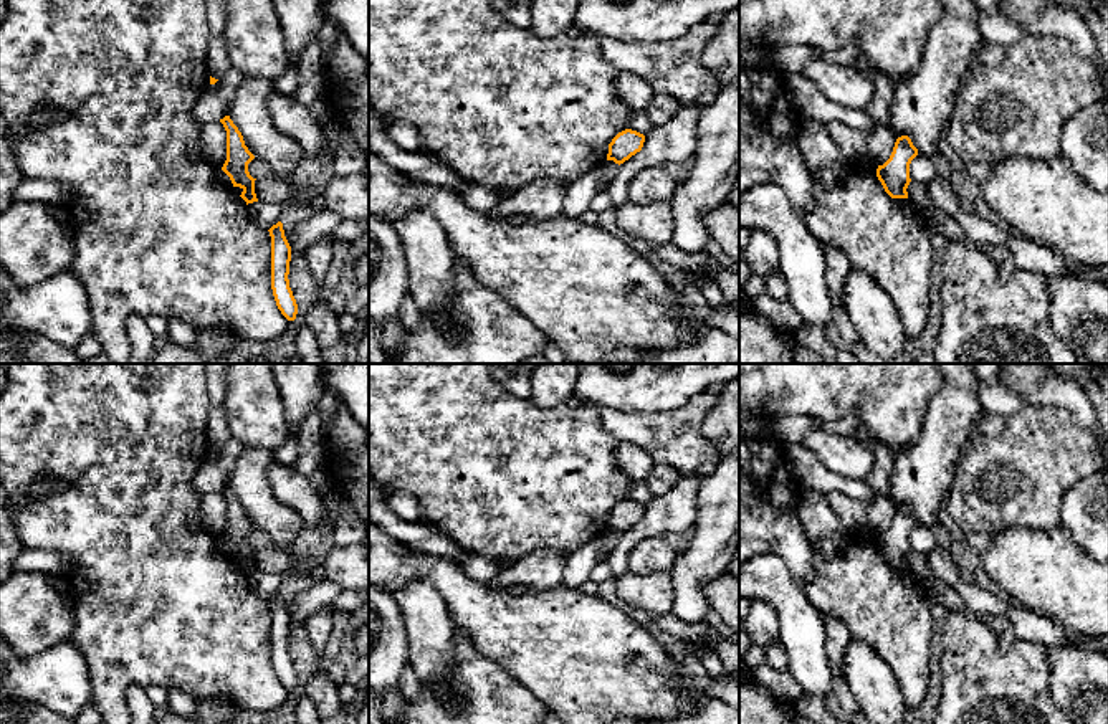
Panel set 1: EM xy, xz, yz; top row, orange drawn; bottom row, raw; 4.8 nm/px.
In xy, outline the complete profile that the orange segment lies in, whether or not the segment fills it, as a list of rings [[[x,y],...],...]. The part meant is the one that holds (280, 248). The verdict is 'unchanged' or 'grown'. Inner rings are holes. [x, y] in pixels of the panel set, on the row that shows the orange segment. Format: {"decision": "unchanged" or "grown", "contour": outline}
{"decision": "unchanged", "contour": [[[278,221],[270,230],[271,236],[271,289],[278,309],[288,321],[294,321],[298,304],[289,288],[291,246],[284,236],[283,223]]]}

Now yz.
{"decision": "unchanged", "contour": [[[908,136],[896,139],[890,159],[878,165],[876,177],[881,182],[885,192],[891,198],[908,198],[910,164],[918,155],[918,149],[913,145]]]}

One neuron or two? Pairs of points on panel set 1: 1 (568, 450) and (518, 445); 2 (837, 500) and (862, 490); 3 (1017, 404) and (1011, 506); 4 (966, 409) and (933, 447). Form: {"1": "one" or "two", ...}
{"1": "one", "2": "two", "3": "two", "4": "one"}

